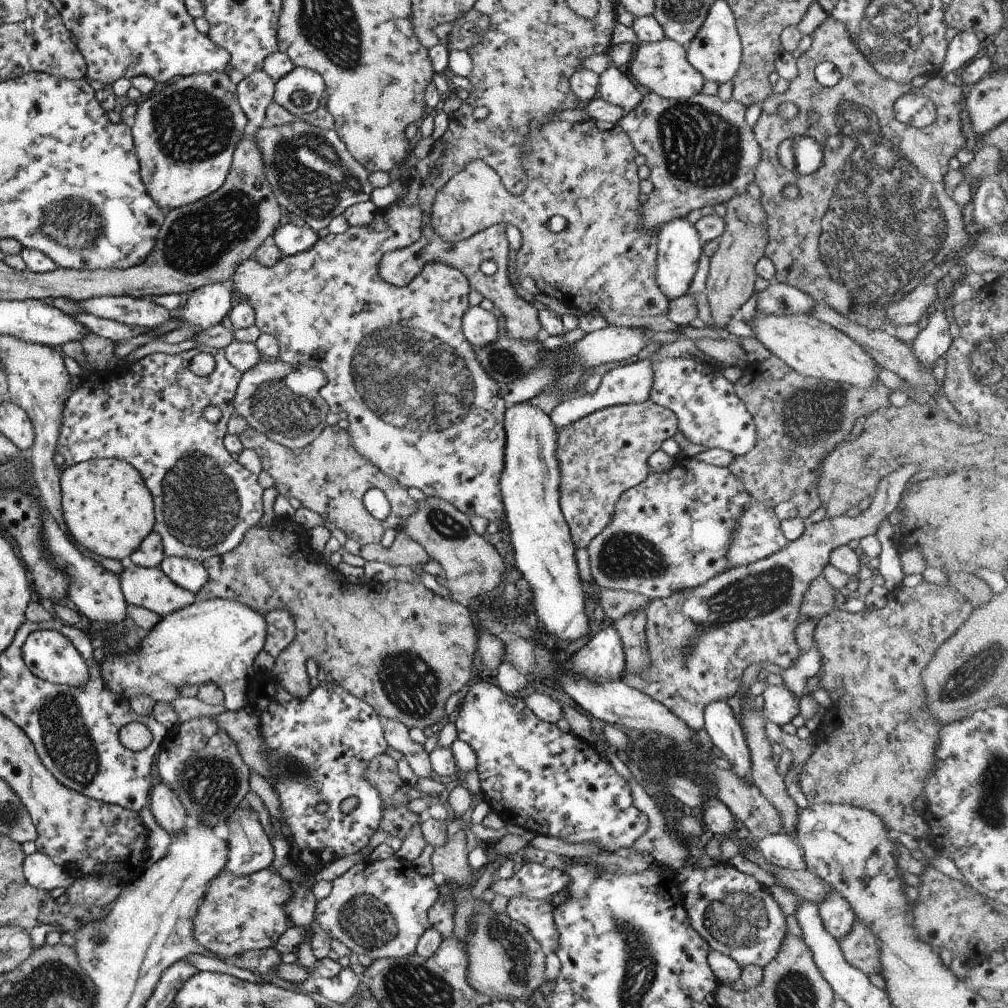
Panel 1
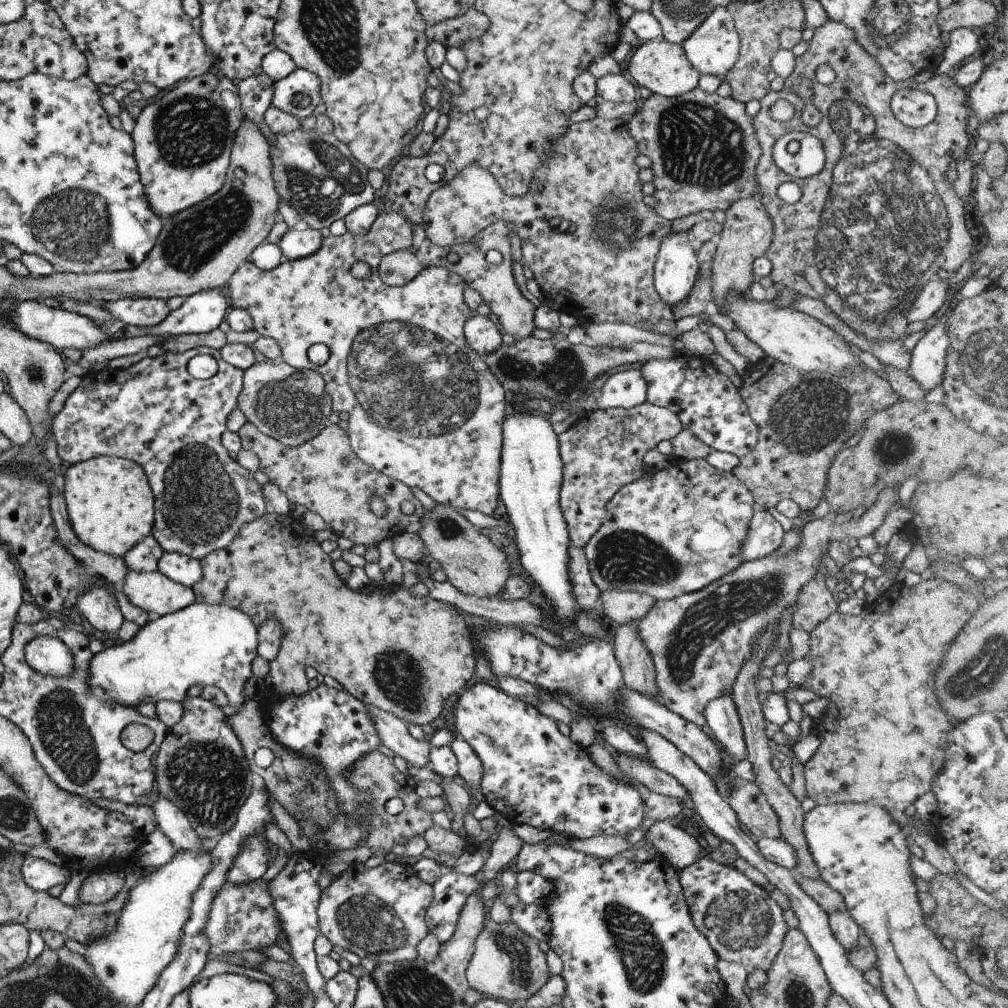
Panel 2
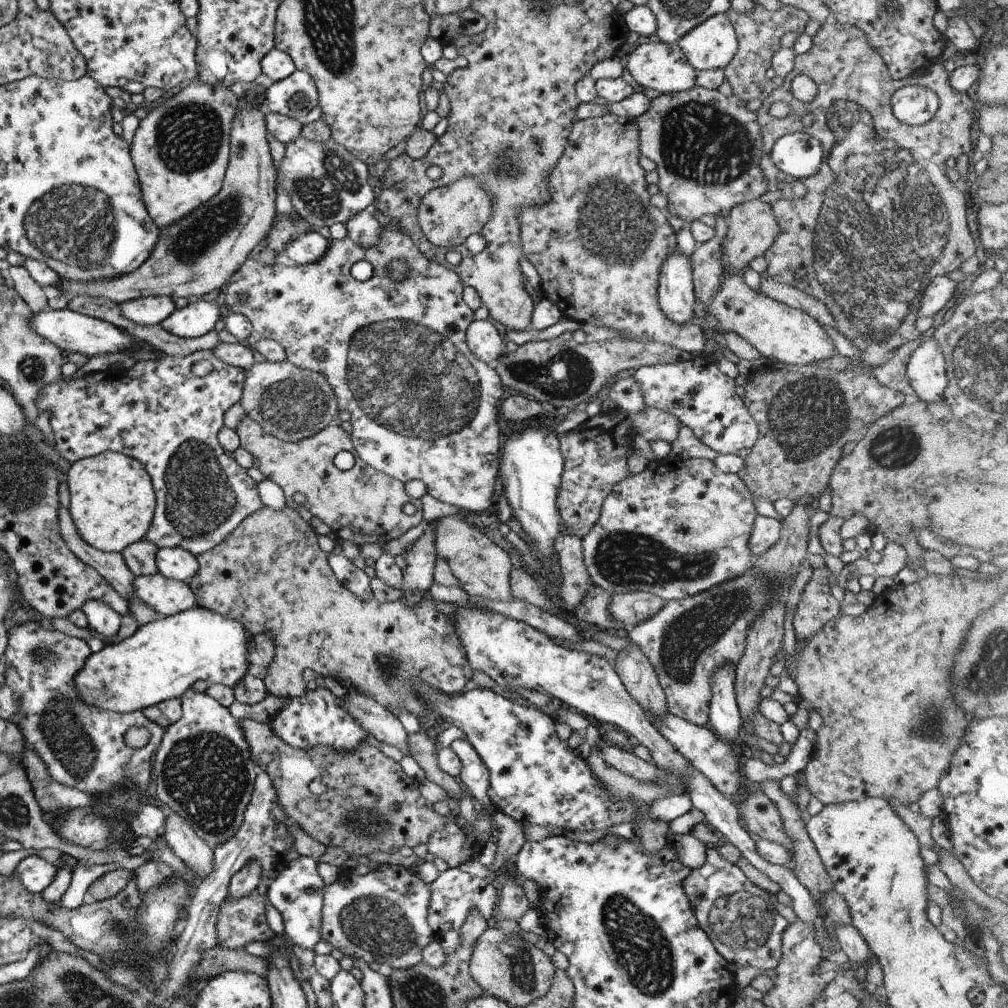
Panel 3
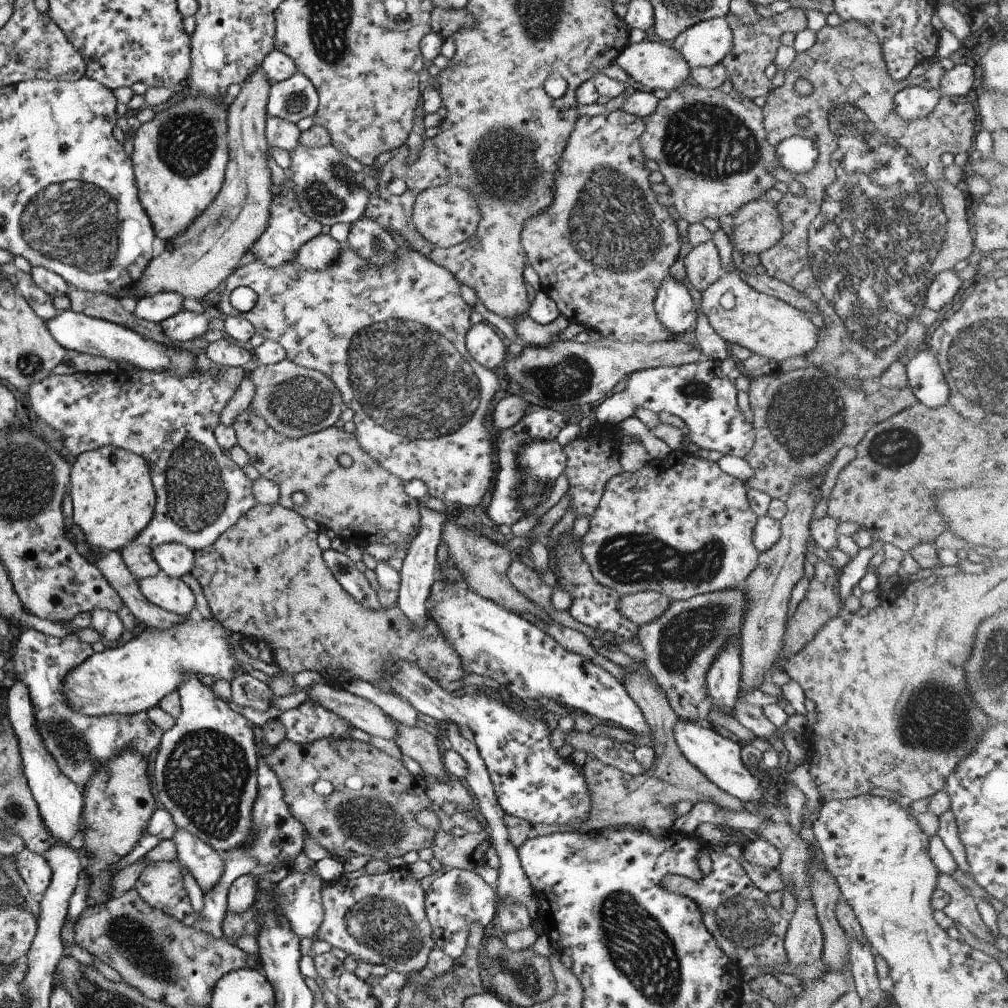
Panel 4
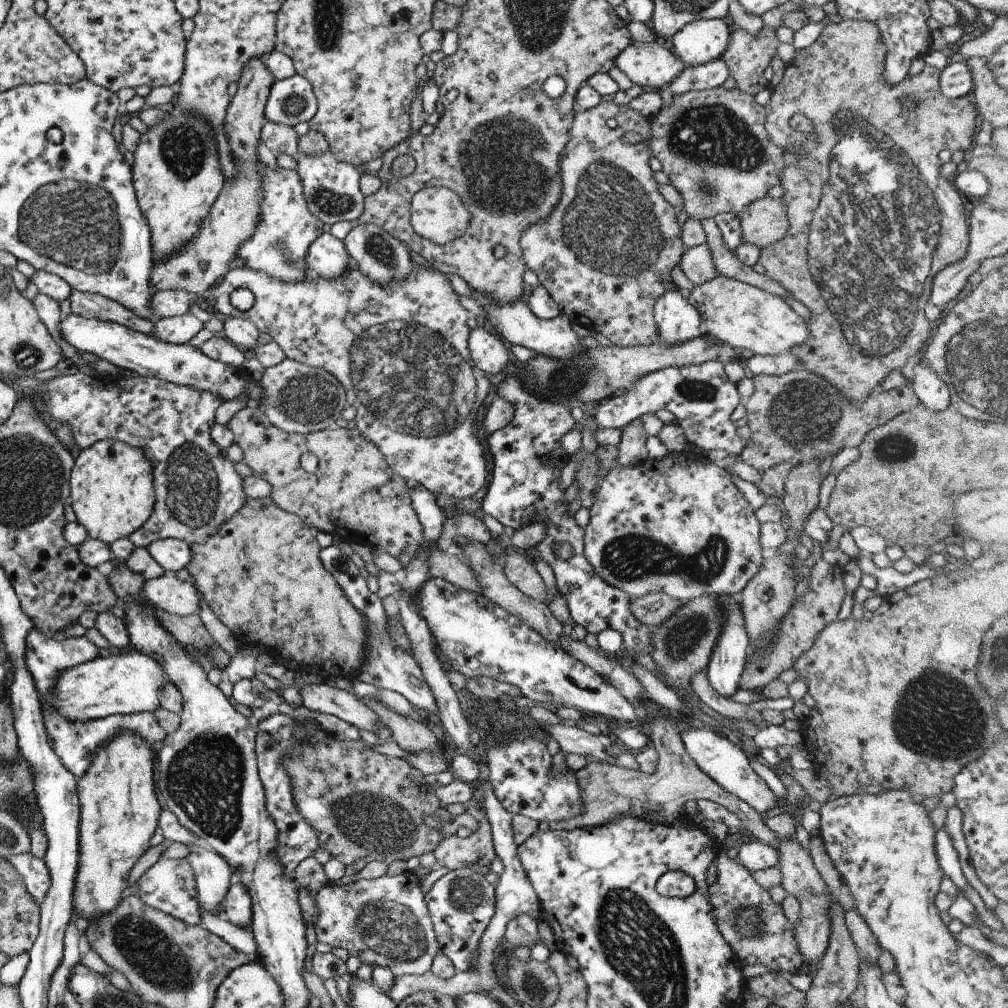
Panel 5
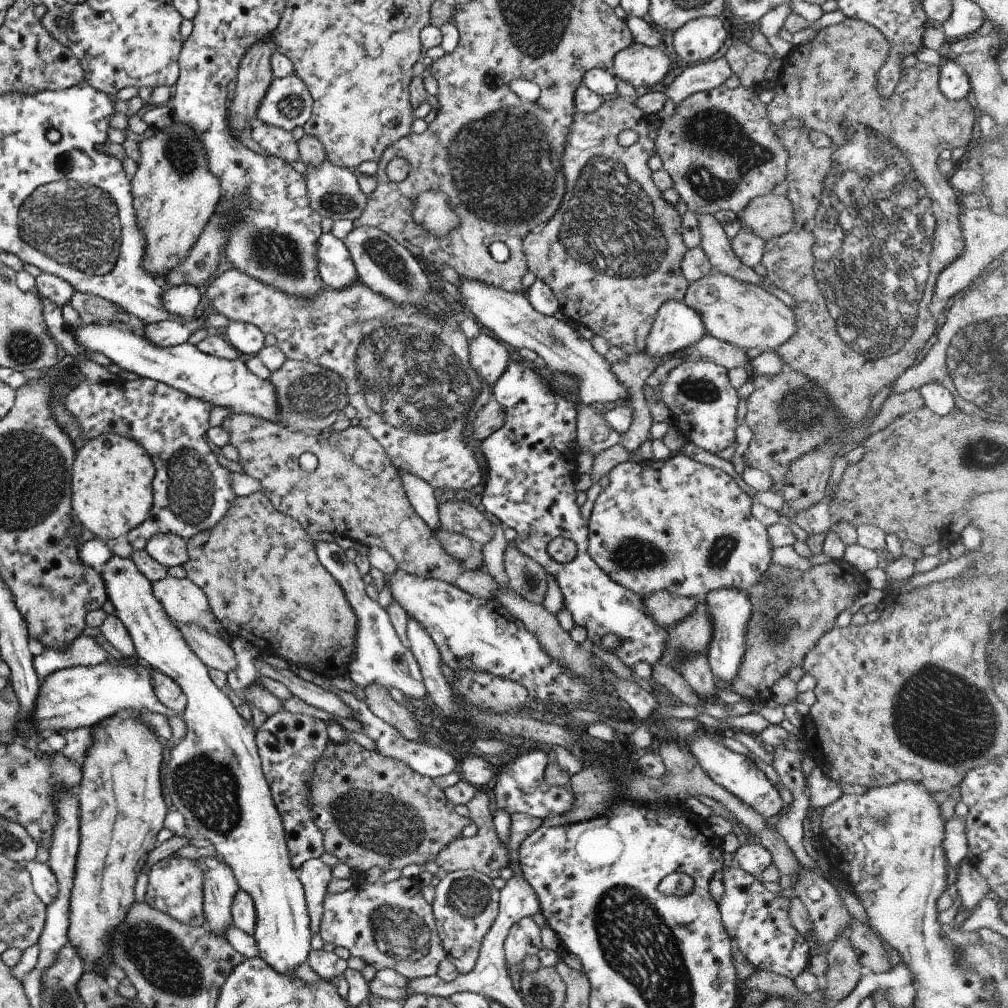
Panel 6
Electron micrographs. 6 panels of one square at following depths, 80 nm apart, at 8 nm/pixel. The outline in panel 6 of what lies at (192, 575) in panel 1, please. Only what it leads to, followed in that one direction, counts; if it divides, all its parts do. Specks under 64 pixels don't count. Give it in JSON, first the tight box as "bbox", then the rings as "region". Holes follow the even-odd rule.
{"bbox":[144,533,188,569],"region":[[[157,533],[145,543],[144,551],[166,569],[182,565],[188,558],[186,541],[173,533]]]}

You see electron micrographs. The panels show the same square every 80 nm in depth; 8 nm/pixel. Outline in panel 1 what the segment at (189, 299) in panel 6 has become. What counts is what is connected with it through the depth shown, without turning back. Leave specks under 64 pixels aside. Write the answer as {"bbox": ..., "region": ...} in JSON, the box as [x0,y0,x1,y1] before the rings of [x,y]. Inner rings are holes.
{"bbox":[77,297,172,328],"region":[[[97,297],[78,301],[77,304],[80,312],[143,328],[159,326],[169,320],[172,314],[149,297]]]}

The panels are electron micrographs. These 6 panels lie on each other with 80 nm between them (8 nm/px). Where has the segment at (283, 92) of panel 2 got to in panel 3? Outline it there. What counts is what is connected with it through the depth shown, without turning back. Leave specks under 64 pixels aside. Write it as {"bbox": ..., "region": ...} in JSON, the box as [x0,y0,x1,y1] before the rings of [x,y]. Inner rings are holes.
{"bbox":[265,71,318,122],"region":[[[293,71],[284,79],[272,82],[265,90],[265,111],[303,122],[304,116],[318,104],[313,79],[303,71]]]}

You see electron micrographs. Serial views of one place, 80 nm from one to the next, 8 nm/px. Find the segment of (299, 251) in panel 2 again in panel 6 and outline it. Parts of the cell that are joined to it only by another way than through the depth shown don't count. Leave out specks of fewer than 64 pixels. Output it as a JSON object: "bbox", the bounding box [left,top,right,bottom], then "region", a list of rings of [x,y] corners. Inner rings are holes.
{"bbox":[316,233,358,291],"region":[[[321,233],[317,239],[316,265],[325,286],[336,291],[349,288],[358,280],[347,247],[331,233]]]}

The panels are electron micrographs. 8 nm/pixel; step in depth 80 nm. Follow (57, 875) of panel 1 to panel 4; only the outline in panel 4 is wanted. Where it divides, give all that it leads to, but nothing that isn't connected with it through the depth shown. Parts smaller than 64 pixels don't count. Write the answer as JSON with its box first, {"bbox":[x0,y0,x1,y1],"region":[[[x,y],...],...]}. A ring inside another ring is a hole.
{"bbox":[13,849,51,894],"region":[[[23,849],[13,856],[13,864],[30,894],[42,894],[49,886],[51,869],[42,855]]]}

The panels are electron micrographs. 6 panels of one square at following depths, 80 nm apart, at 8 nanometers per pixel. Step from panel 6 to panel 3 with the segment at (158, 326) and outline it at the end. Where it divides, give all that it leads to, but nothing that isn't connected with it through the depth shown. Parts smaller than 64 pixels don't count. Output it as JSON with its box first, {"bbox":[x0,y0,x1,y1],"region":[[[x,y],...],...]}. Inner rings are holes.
{"bbox":[159,298,219,339],"region":[[[199,298],[191,300],[183,308],[175,309],[159,325],[170,335],[188,339],[207,334],[219,318],[219,301],[206,302]]]}

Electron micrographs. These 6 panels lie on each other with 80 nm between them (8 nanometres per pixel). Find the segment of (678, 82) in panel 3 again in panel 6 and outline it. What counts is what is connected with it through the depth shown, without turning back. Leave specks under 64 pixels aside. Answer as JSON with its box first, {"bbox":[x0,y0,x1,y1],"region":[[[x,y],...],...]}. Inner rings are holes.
{"bbox":[611,42,671,88],"region":[[[632,42],[614,54],[611,68],[615,79],[636,88],[653,86],[659,80],[666,81],[670,76],[671,61],[663,53],[662,47]]]}

